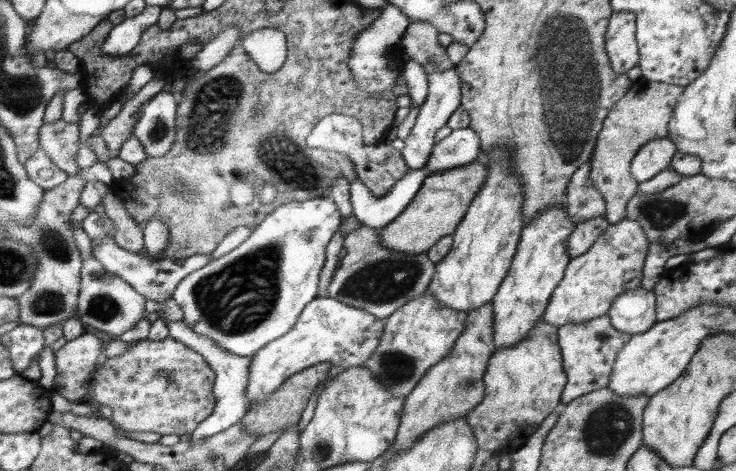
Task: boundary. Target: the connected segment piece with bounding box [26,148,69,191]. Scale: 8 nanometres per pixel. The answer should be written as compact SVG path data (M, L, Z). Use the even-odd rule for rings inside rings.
M43 148L26 163L29 176L34 182L41 184L47 191L54 190L57 186L69 180L69 173L58 167Z

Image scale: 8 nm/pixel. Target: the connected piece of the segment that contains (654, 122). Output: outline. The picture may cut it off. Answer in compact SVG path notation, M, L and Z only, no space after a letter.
M640 80L633 83L633 88L614 104L606 116L591 156L590 179L594 188L604 197L605 217L610 224L616 224L625 218L628 200L637 193L638 182L630 174L632 158L650 140L668 138L668 123L682 92L682 86Z

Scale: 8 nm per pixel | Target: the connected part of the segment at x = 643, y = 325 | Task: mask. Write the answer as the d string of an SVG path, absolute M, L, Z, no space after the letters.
M641 286L614 298L608 311L612 326L626 334L646 332L657 321L655 294Z

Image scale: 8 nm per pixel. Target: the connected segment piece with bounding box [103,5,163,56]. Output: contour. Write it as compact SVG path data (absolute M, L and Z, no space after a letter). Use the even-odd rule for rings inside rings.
M148 5L140 16L127 17L124 22L117 24L104 44L104 52L112 56L130 55L140 44L144 32L151 26L159 24L162 9Z

